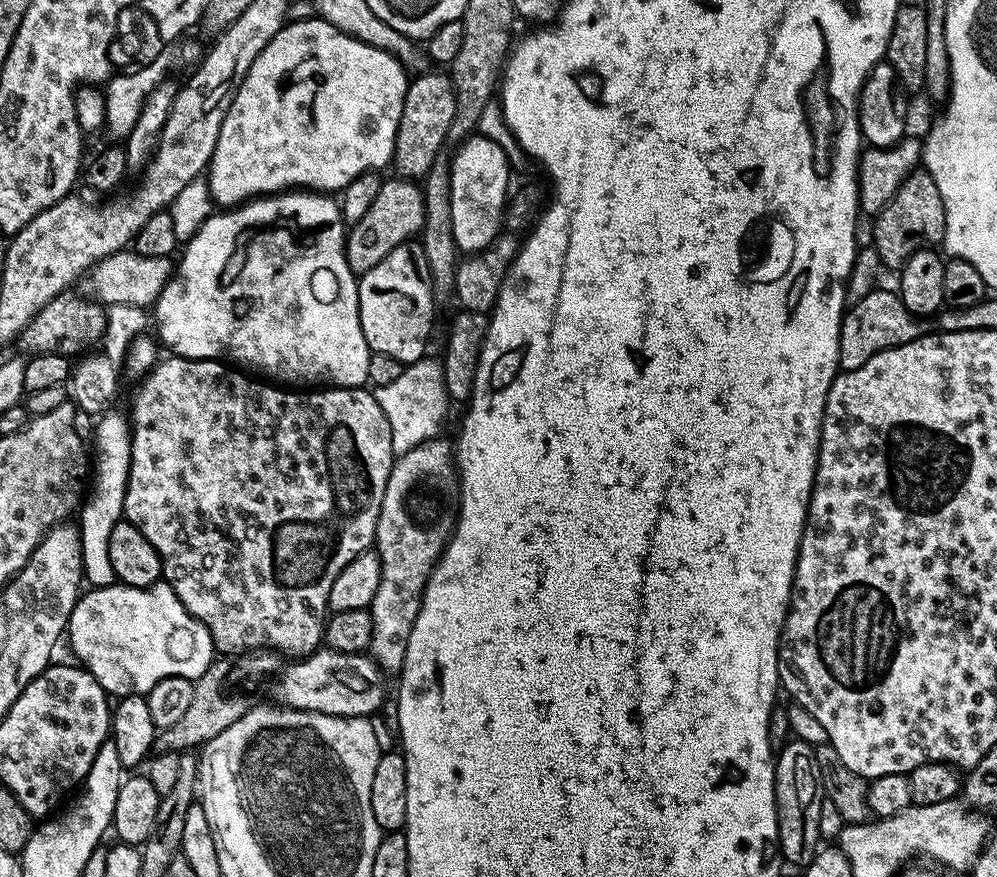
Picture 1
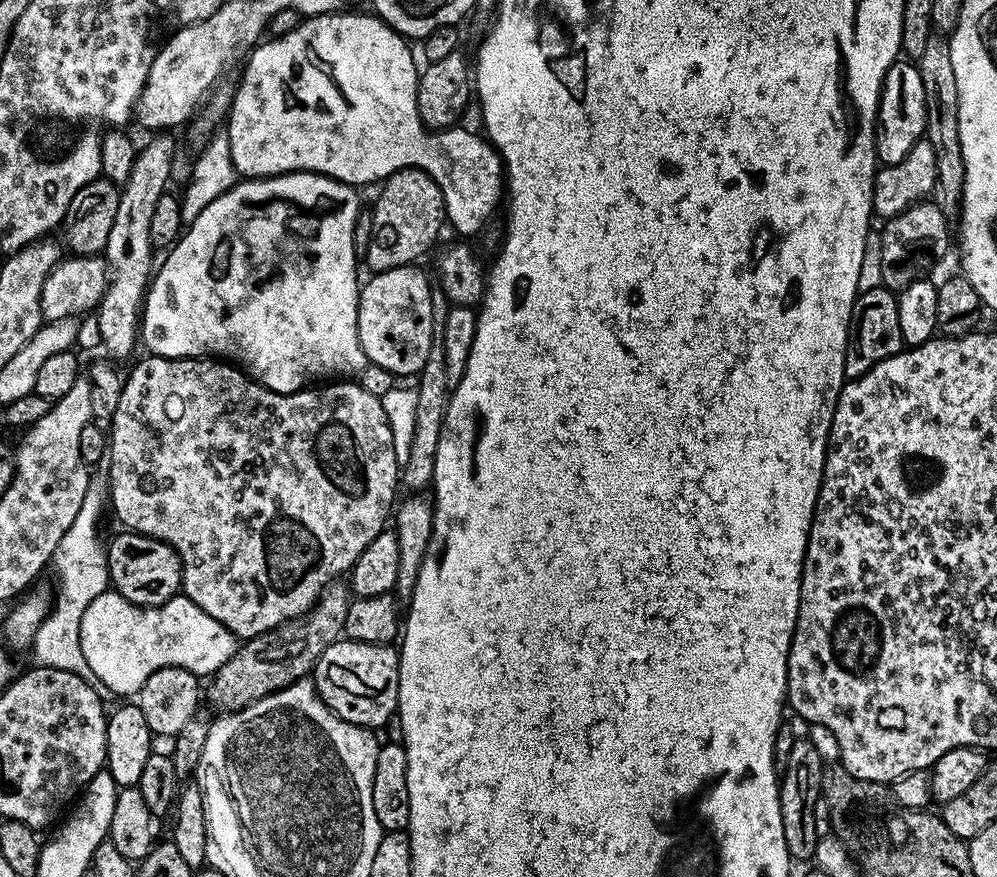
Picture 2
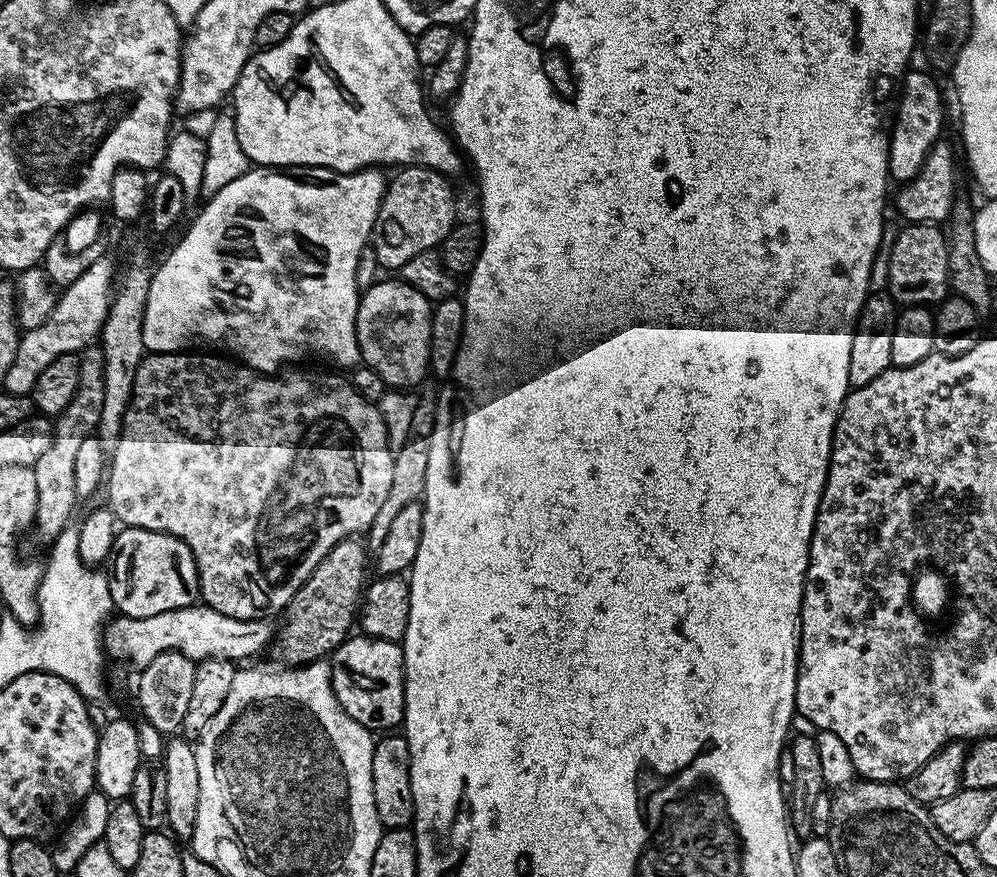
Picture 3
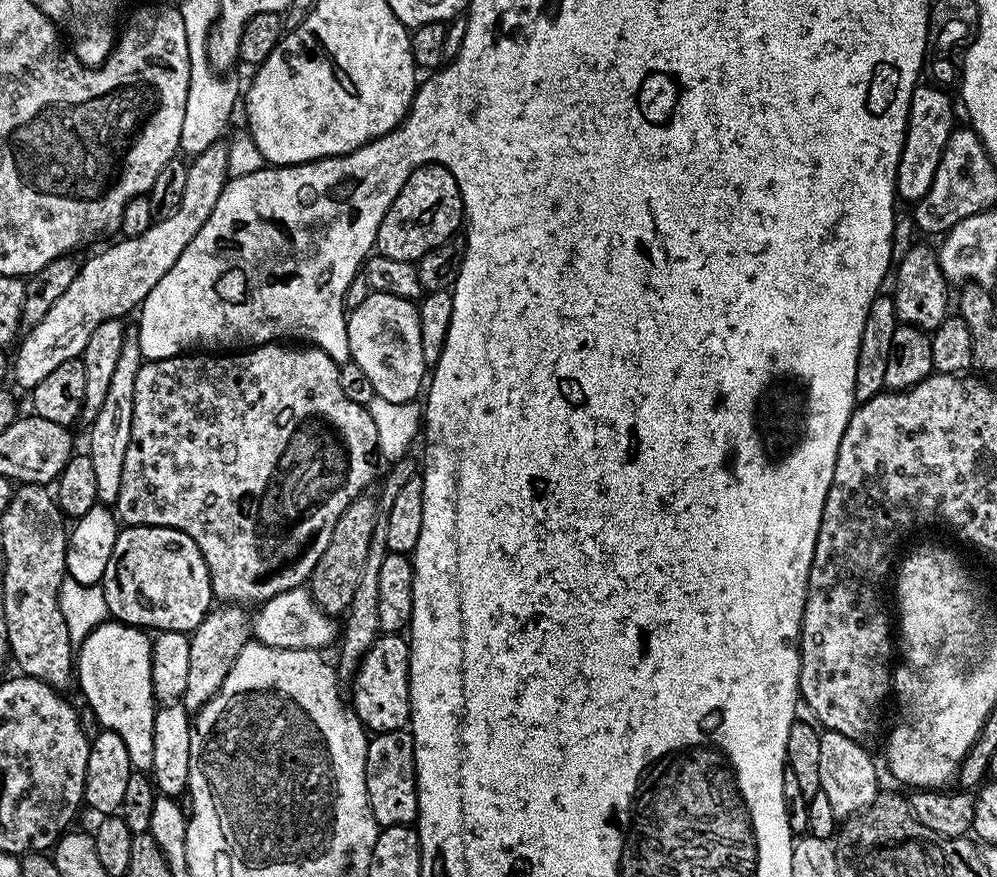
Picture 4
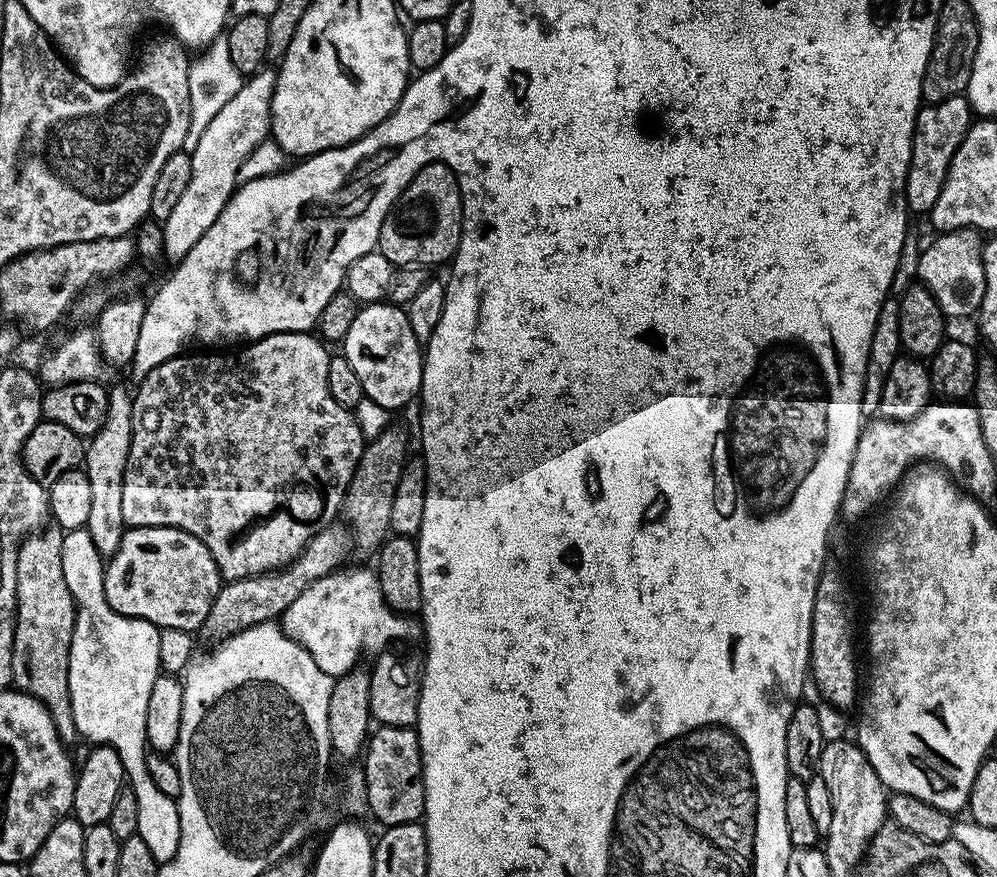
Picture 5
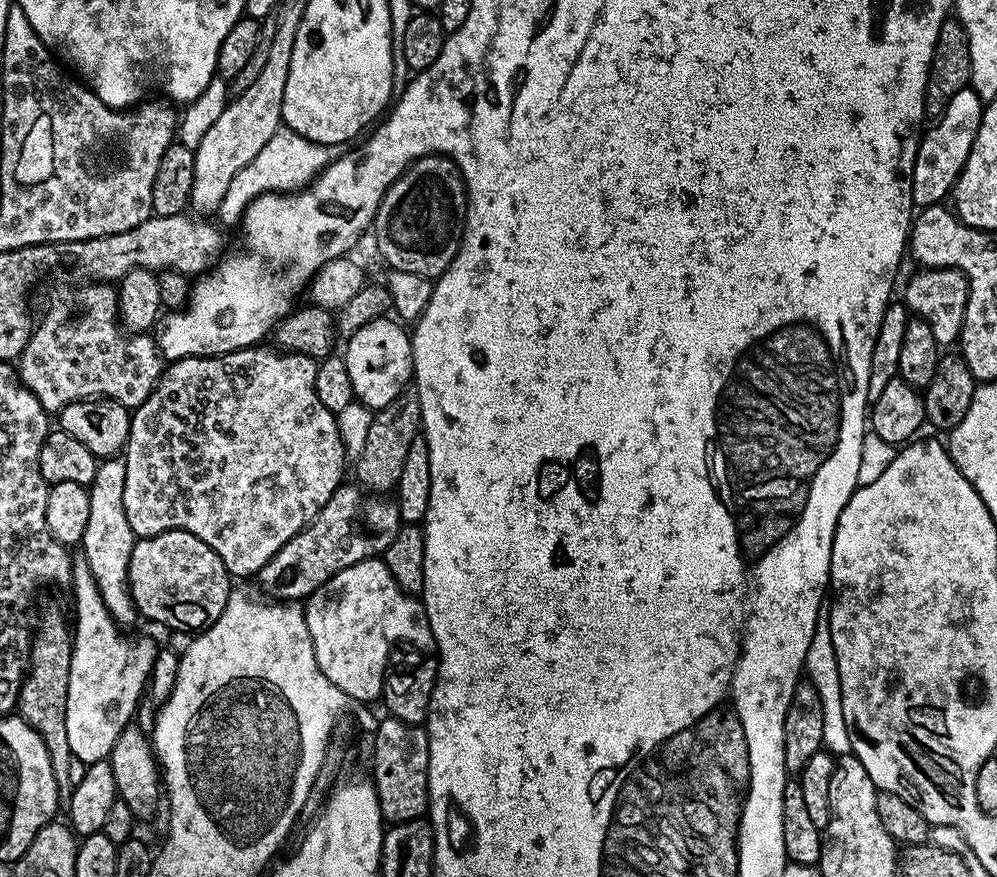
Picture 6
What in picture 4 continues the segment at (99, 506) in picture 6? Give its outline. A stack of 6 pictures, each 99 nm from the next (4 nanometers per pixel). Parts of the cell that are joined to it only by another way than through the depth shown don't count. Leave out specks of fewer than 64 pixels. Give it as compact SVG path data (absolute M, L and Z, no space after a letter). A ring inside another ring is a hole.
M125 327L122 354L118 357L106 393L106 402L102 402L98 418L90 421L89 428L92 429L88 432L86 455L94 462L94 478L98 485L98 501L101 505L115 505L118 490L122 486L122 462L126 462L126 446L130 446L130 426L134 422L134 382L138 379L138 370L143 363L145 358L140 352L136 328Z

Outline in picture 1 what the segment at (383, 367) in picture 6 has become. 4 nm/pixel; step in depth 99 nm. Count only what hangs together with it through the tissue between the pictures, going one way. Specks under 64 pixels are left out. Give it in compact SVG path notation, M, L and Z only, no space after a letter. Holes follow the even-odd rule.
M419 242L398 246L374 270L359 277L362 334L372 352L390 354L406 366L425 359L434 309L431 283L424 245Z

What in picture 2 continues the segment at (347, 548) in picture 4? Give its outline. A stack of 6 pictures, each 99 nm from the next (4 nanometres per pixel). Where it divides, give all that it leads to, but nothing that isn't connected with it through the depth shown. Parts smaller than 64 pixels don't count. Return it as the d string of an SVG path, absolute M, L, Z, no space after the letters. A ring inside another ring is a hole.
M343 579L331 580L320 591L312 609L305 612L301 619L288 620L274 630L243 641L230 662L222 665L211 677L212 685L206 688L207 703L209 700L220 714L236 712L295 684L297 680L305 679L315 668L318 658L322 658L326 646L344 636L346 610L350 610L353 598L349 585Z

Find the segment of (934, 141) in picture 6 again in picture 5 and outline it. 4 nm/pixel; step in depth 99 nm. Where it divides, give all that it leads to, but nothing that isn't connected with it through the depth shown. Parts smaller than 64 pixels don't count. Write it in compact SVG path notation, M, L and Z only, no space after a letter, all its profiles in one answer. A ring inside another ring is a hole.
M967 95L946 98L937 104L924 104L916 116L916 129L912 139L912 157L906 174L906 202L909 213L931 213L938 194L942 194L942 182L950 170L950 158L972 125L974 113Z

